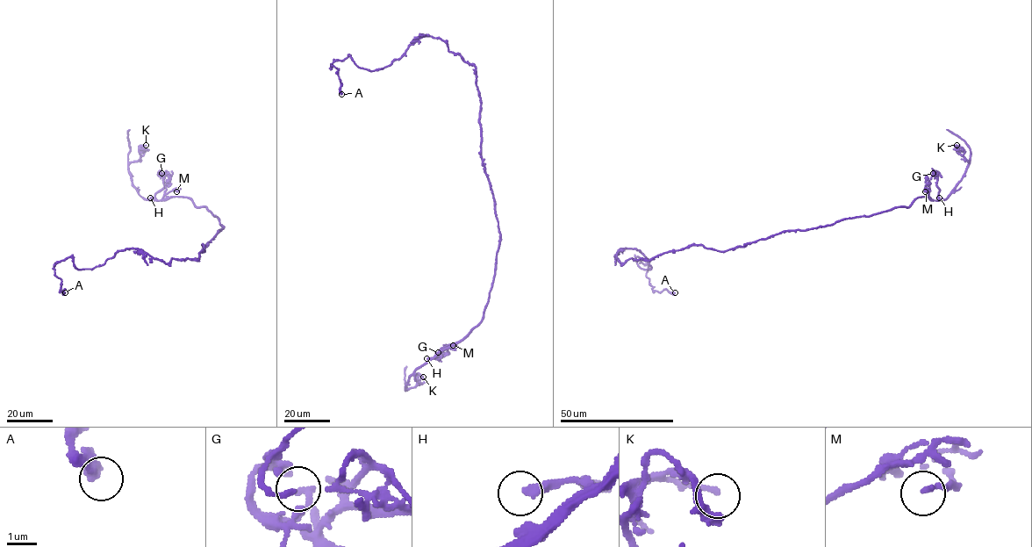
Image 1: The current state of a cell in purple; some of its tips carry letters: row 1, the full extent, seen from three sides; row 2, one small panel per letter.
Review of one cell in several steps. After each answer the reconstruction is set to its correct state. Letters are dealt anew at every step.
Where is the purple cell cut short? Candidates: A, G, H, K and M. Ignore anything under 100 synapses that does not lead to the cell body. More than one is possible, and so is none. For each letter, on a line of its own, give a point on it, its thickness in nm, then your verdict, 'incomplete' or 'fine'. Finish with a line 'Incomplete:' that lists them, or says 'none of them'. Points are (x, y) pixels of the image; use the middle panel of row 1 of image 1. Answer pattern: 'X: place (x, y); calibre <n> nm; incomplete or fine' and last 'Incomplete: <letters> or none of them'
A: place (341, 94); calibre 480 nm; fine
G: place (438, 352); calibre 160 nm; fine
H: place (426, 358); calibre 300 nm; fine
K: place (423, 377); calibre 150 nm; fine
M: place (453, 345); calibre 200 nm; fine
Incomplete: none of them

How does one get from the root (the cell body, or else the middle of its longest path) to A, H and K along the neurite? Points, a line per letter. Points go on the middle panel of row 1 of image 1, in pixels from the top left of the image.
A: (481, 154), (476, 68), (439, 38), (423, 36), (373, 70), (349, 55), (335, 61), (341, 94)
H: (481, 154), (492, 194), (500, 234), (492, 287), (483, 320), (459, 341), (441, 349), (433, 358), (426, 358)
K: (481, 154), (500, 234), (492, 287), (483, 320), (419, 366), (404, 387), (413, 387), (416, 377), (423, 377)

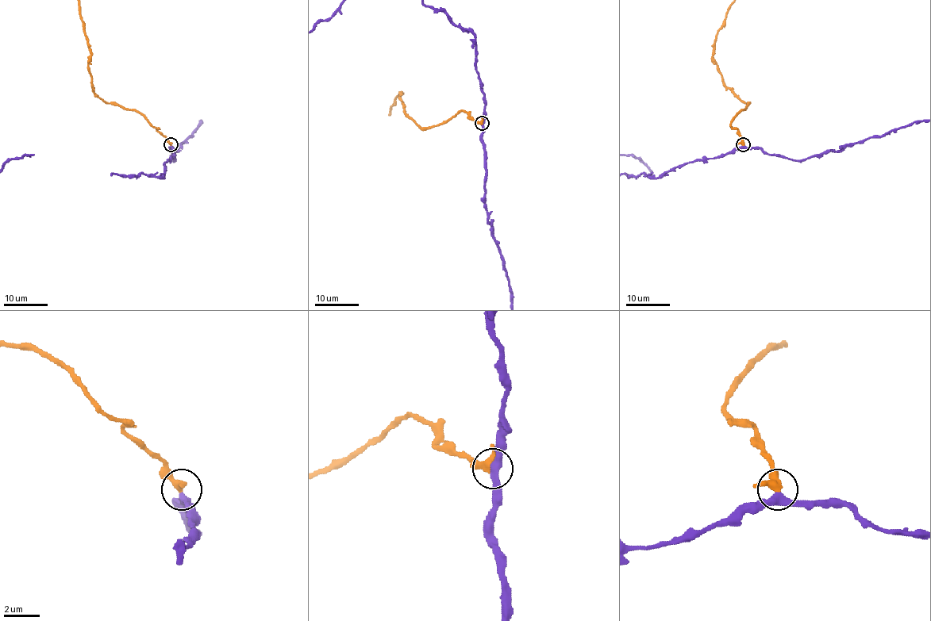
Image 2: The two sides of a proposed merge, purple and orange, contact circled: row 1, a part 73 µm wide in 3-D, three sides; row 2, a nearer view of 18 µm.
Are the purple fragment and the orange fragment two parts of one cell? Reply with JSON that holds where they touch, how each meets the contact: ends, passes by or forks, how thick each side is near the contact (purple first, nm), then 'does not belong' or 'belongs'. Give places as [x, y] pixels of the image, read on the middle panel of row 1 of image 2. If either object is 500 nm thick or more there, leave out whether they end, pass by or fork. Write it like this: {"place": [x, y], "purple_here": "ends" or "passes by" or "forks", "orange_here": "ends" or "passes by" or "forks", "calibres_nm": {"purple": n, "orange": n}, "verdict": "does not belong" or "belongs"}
{"place": [482, 123], "purple_here": "passes by", "orange_here": "passes by", "calibres_nm": {"purple": 340, "orange": 320}, "verdict": "belongs"}

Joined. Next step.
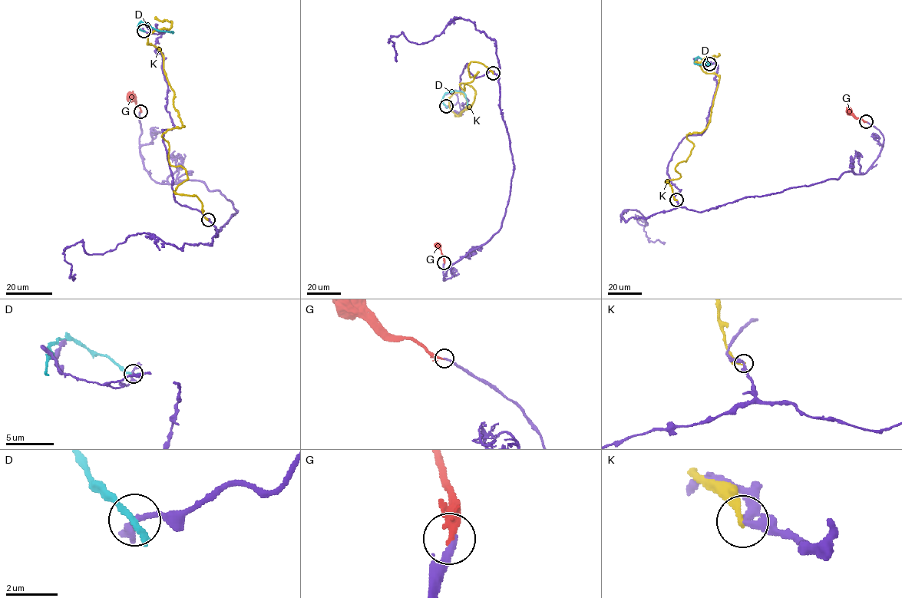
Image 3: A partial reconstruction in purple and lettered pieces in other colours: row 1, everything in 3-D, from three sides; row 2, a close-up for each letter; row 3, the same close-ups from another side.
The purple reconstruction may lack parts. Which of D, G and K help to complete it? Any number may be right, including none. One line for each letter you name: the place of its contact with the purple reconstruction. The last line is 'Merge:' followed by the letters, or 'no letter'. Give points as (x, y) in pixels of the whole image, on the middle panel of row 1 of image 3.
G: Touches purple at (444, 262)
Merge: G

